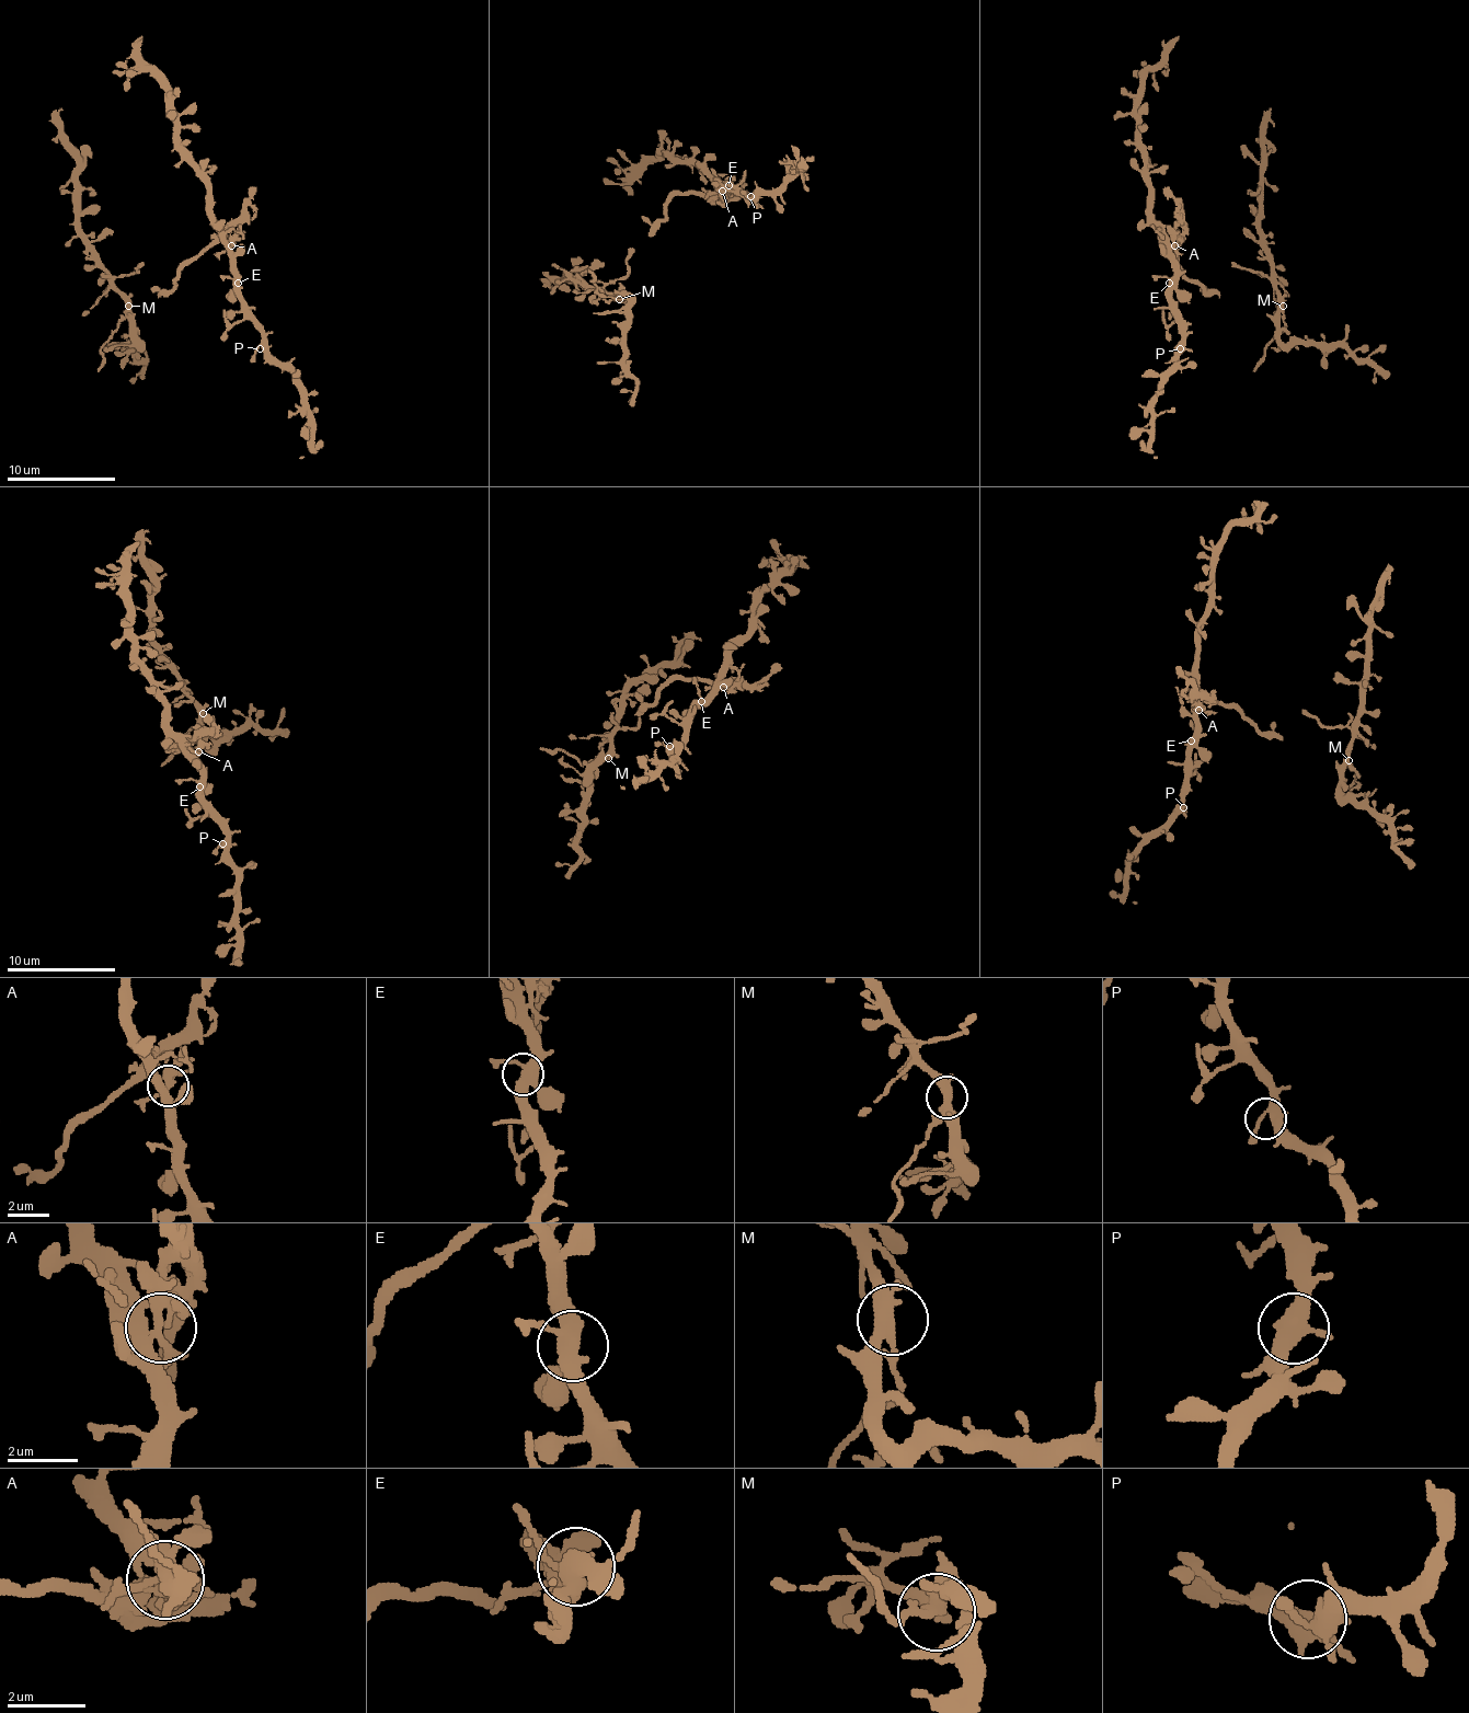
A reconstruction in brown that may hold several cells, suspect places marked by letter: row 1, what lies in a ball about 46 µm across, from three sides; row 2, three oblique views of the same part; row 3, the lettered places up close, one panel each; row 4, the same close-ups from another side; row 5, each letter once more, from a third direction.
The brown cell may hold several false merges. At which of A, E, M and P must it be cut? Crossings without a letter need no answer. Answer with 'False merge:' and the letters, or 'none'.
False merge: A, M

